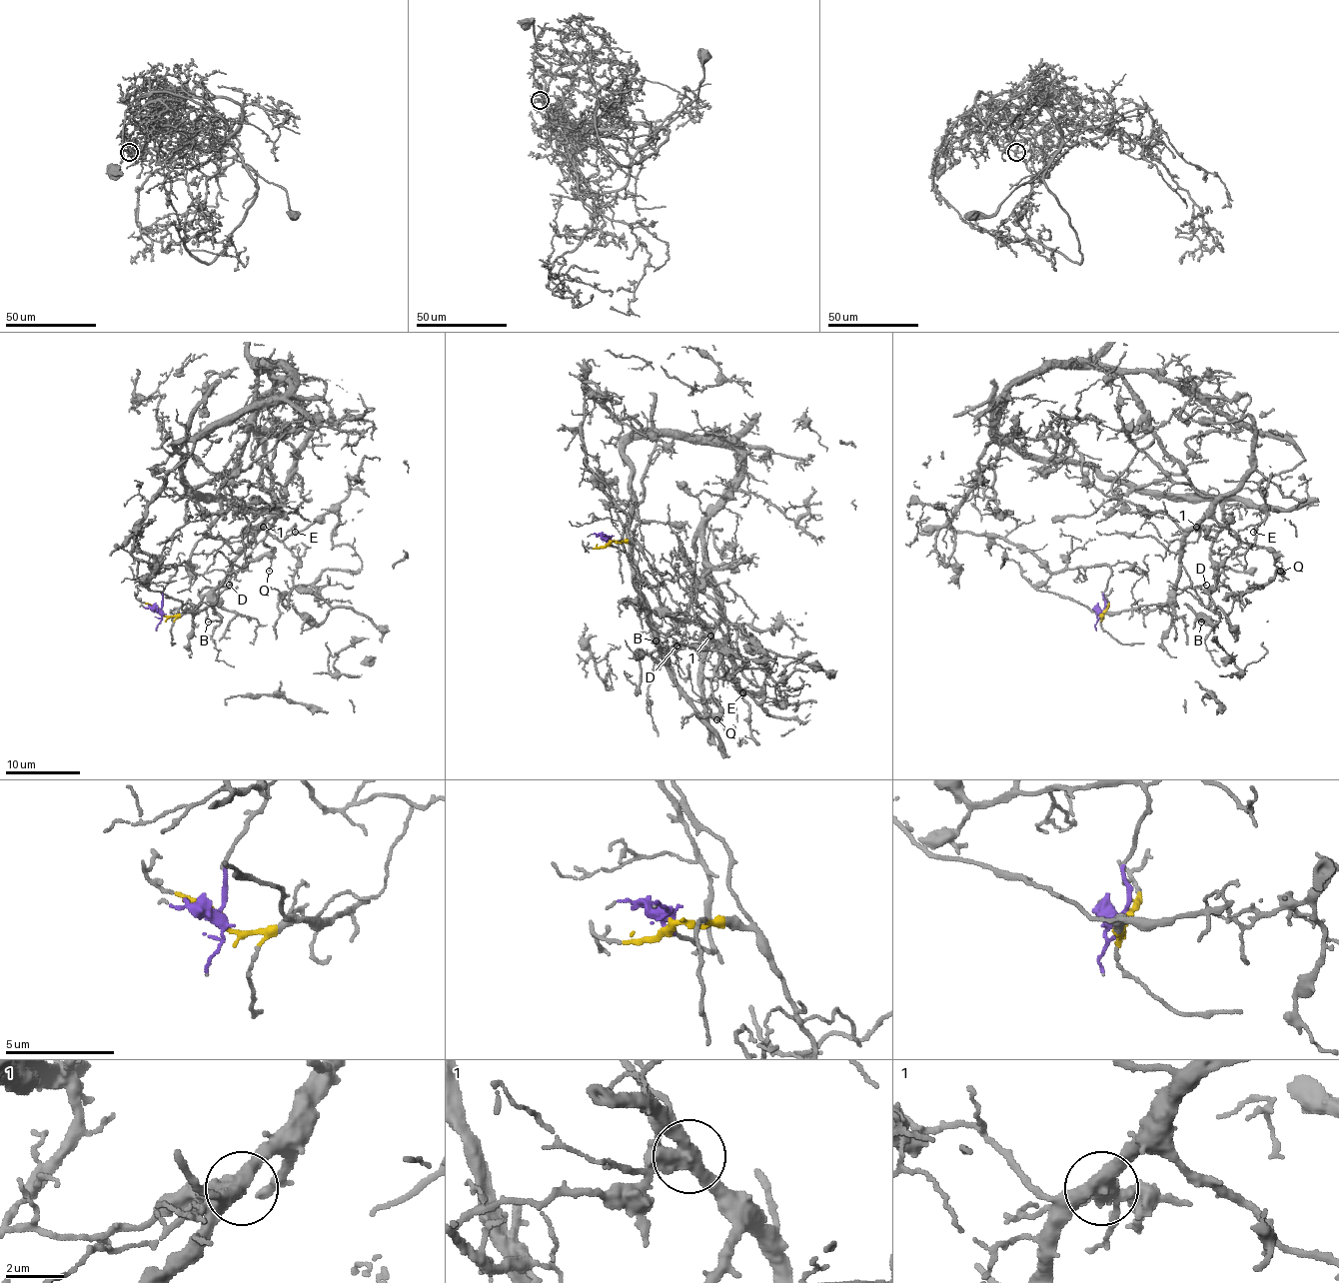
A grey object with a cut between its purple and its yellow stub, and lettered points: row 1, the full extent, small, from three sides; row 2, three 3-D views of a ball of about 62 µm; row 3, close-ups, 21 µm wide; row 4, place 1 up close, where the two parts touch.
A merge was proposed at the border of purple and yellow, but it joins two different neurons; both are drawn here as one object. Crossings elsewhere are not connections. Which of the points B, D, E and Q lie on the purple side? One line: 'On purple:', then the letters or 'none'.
On purple: none

